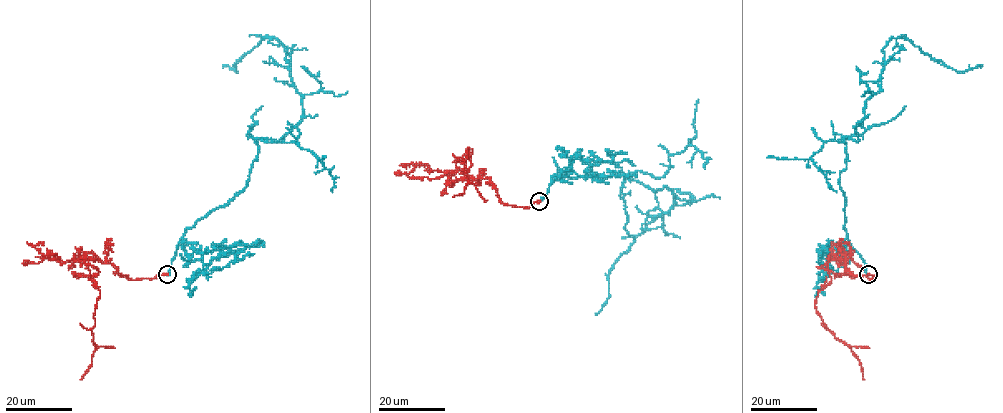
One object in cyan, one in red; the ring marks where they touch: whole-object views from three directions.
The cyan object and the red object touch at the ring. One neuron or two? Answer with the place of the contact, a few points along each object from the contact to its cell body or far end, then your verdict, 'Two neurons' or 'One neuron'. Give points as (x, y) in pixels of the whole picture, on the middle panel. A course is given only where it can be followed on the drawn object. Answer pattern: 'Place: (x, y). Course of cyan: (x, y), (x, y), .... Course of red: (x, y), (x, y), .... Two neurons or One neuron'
Place: (539, 201). Course of cyan: (540, 200), (559, 176), (619, 171), (675, 196), (620, 256), (608, 274), (606, 302), (595, 312). Course of red: (539, 200), (504, 205), (489, 177), (472, 178), (456, 166), (469, 147), (468, 183), (453, 196). Two neurons

